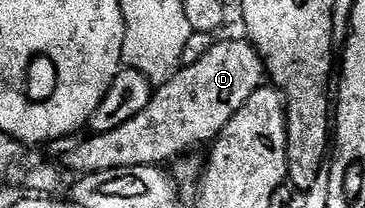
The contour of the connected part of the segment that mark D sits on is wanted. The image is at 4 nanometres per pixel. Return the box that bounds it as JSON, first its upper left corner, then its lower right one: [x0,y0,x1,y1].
[65,40,263,175]

